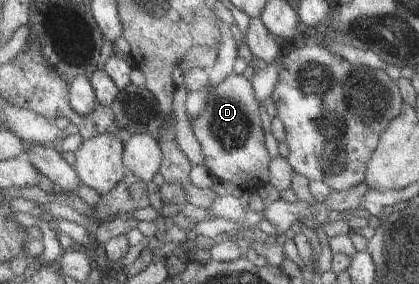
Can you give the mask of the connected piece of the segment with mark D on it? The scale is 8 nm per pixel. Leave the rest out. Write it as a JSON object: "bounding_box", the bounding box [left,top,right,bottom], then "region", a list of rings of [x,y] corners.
{"bounding_box":[190,72,271,191],"region":[[[232,72],[209,91],[203,113],[197,121],[193,119],[190,126],[211,176],[220,182],[231,182],[244,191],[253,191],[268,184],[271,157],[265,145],[259,107],[261,105],[255,99],[250,81]]]}

